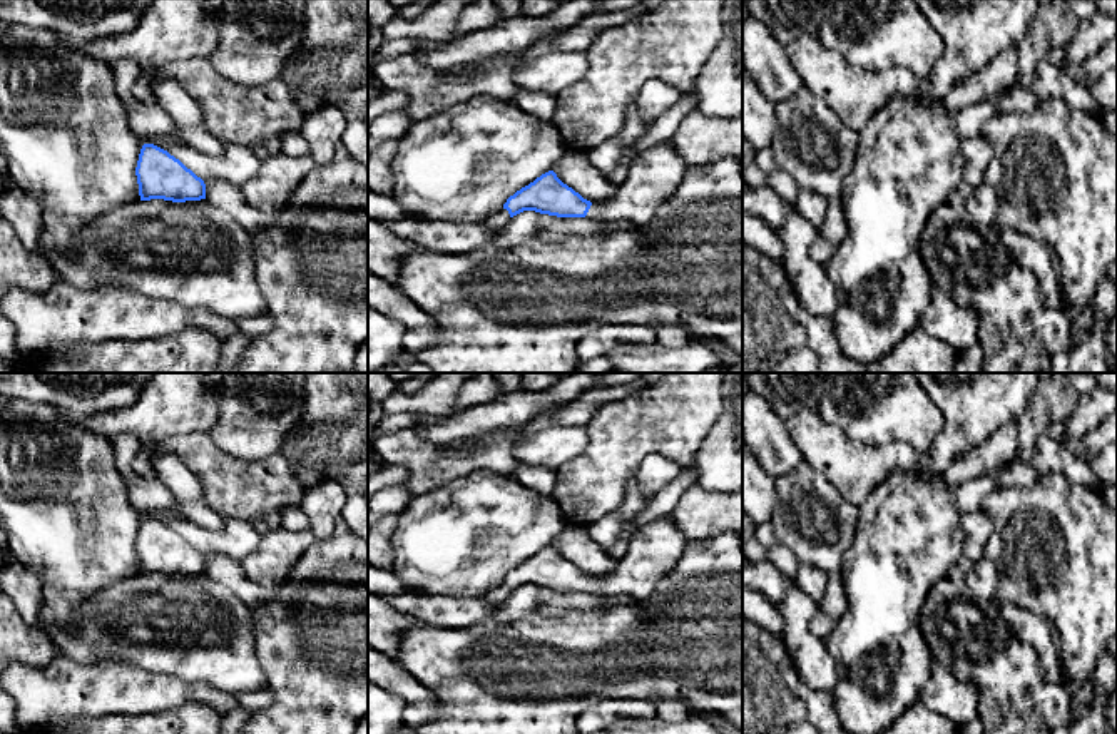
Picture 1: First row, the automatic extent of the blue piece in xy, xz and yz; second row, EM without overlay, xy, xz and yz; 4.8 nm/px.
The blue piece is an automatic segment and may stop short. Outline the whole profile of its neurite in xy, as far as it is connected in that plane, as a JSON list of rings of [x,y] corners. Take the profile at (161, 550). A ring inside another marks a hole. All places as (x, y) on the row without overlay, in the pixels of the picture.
[[[144,518],[135,542],[140,575],[172,577],[206,573],[206,558],[167,525]]]

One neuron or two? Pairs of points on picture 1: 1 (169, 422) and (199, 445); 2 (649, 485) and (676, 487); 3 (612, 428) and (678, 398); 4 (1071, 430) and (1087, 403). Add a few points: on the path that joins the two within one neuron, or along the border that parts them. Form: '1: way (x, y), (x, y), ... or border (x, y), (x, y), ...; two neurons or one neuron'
1: border (208, 432), (176, 433), (158, 443); two neurons
2: border (683, 468), (671, 482), (649, 495); two neurons
3: way (629, 428), (654, 422), (661, 415); one neuron
4: way (1077, 423), (1087, 410); one neuron

